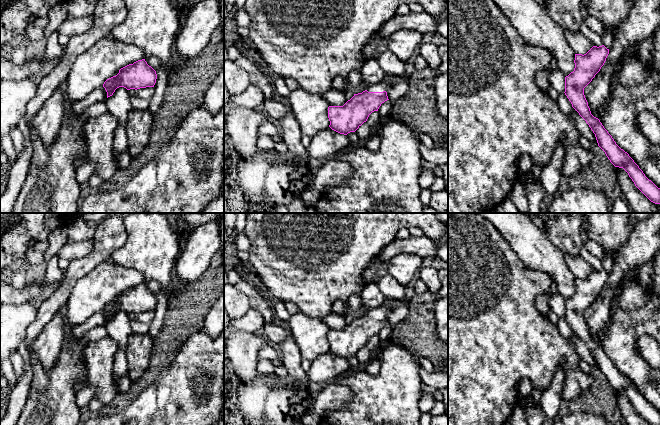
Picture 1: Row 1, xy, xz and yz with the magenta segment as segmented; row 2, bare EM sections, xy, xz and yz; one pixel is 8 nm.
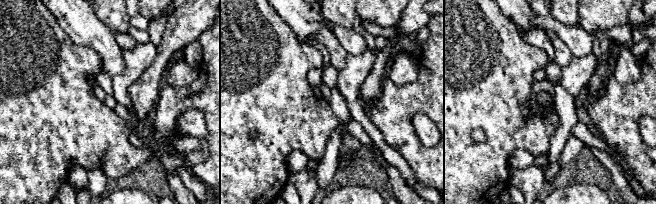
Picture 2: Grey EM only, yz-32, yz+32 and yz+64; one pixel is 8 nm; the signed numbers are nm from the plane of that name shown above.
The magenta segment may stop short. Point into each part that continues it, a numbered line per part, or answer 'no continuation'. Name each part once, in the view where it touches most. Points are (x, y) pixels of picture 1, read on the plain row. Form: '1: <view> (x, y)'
1: xz (383, 309)

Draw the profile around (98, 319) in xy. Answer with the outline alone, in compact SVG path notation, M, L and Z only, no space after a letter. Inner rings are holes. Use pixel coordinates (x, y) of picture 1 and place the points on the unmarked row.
M103 310L99 311L87 319L84 323L74 326L70 335L75 339L80 339L91 329L97 326L105 326L106 322L107 316L105 312Z

